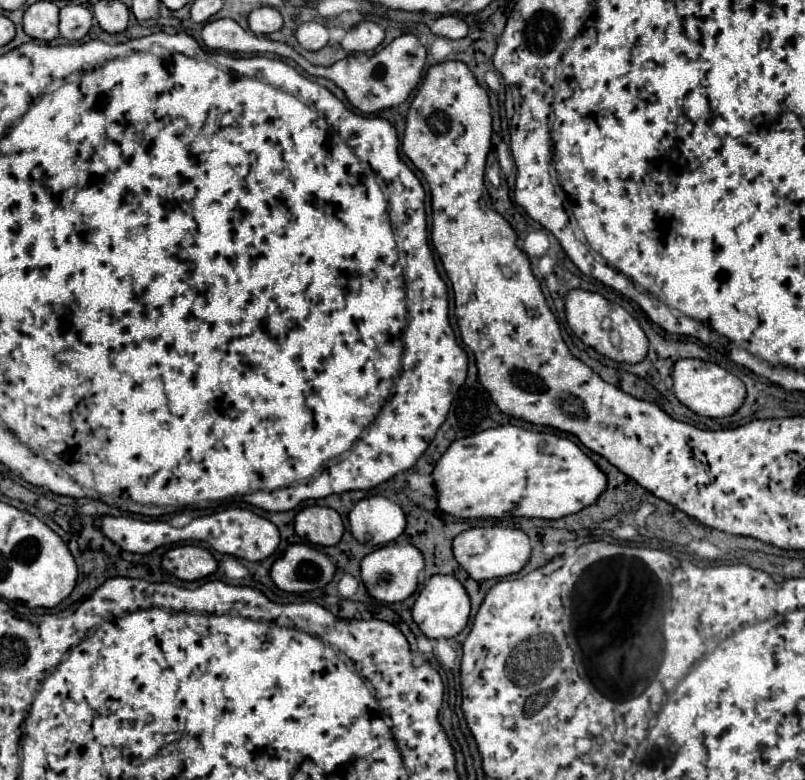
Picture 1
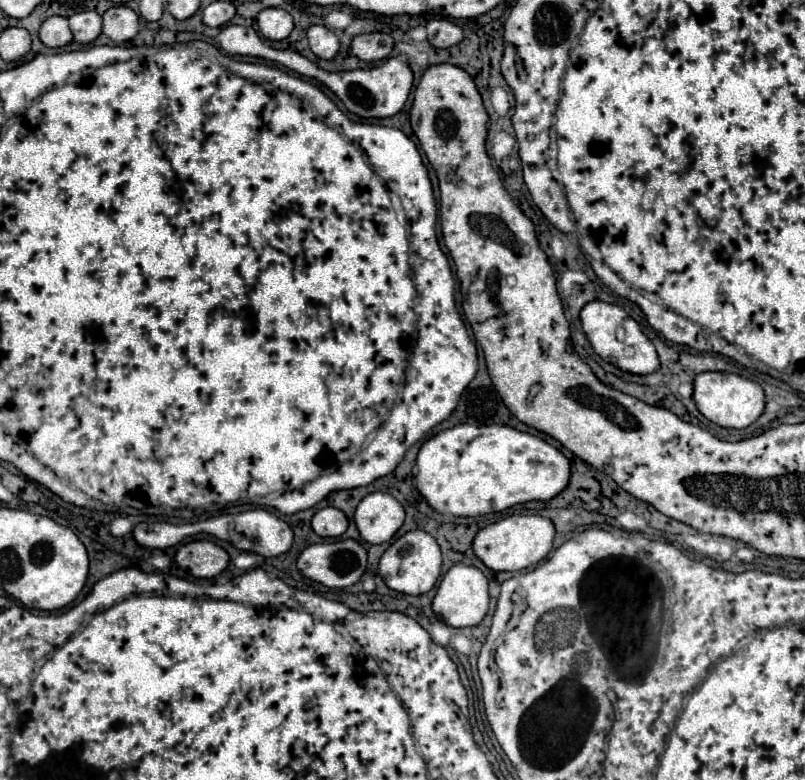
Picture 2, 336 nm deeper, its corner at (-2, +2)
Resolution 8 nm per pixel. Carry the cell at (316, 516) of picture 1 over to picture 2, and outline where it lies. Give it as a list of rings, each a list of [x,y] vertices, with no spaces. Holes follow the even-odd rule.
[[[324,507],[314,513],[312,529],[320,537],[340,537],[348,527],[346,515],[336,507]]]

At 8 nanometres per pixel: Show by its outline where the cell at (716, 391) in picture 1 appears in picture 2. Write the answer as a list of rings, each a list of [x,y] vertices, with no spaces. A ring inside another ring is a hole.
[[[706,371],[696,375],[694,379],[694,395],[692,395],[698,411],[712,423],[722,427],[734,427],[744,429],[750,423],[754,423],[760,413],[764,411],[764,391],[758,383],[734,375],[734,373],[722,373],[722,371]]]

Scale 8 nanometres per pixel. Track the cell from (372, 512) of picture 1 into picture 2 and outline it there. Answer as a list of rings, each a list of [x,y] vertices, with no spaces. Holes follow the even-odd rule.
[[[388,493],[366,495],[354,513],[360,537],[372,545],[390,541],[404,523],[404,507]]]

